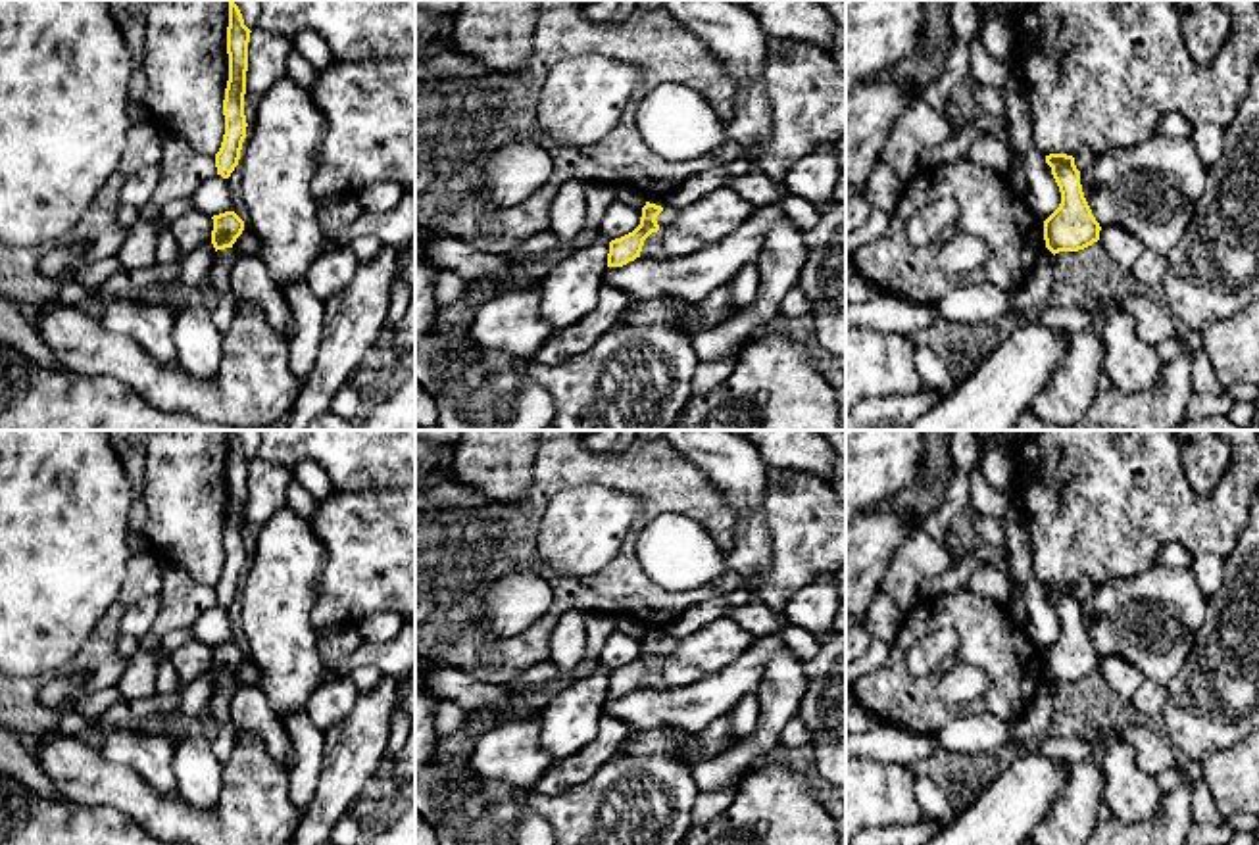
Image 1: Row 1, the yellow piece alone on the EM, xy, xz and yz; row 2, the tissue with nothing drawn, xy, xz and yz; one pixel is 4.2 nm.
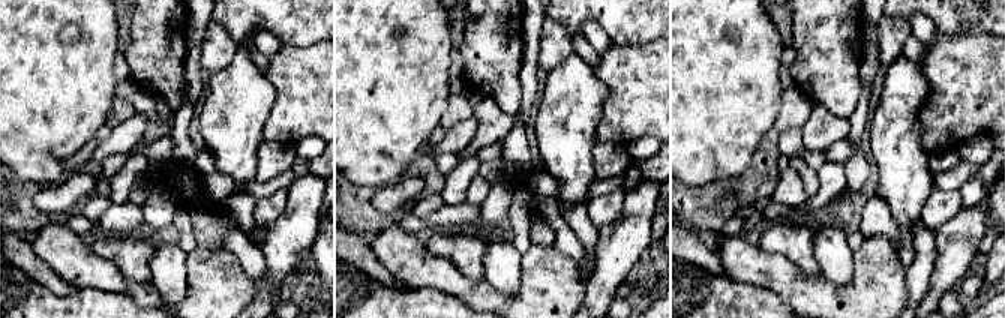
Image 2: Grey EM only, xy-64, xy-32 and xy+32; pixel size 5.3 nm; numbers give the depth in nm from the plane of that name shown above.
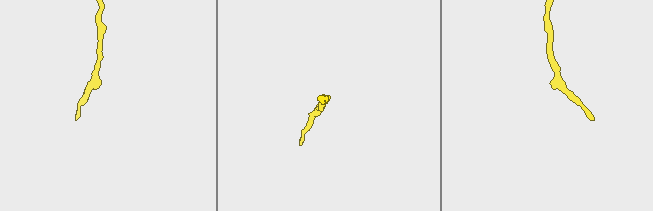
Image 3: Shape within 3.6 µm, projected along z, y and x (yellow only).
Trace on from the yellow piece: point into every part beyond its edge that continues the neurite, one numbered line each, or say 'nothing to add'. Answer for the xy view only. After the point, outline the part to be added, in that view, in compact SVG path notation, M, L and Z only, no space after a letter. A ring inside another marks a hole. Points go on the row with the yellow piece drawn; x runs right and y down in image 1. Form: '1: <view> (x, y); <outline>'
nothing to add

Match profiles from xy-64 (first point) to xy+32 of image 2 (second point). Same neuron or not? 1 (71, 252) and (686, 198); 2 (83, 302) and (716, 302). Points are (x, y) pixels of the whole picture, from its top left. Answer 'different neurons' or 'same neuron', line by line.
1: different neurons
2: same neuron

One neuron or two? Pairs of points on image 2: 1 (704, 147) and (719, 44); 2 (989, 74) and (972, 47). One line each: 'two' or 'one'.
1: one
2: one

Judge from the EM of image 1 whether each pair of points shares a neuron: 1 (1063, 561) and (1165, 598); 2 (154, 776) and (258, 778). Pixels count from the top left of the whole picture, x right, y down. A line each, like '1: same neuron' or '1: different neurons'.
1: different neurons
2: different neurons

